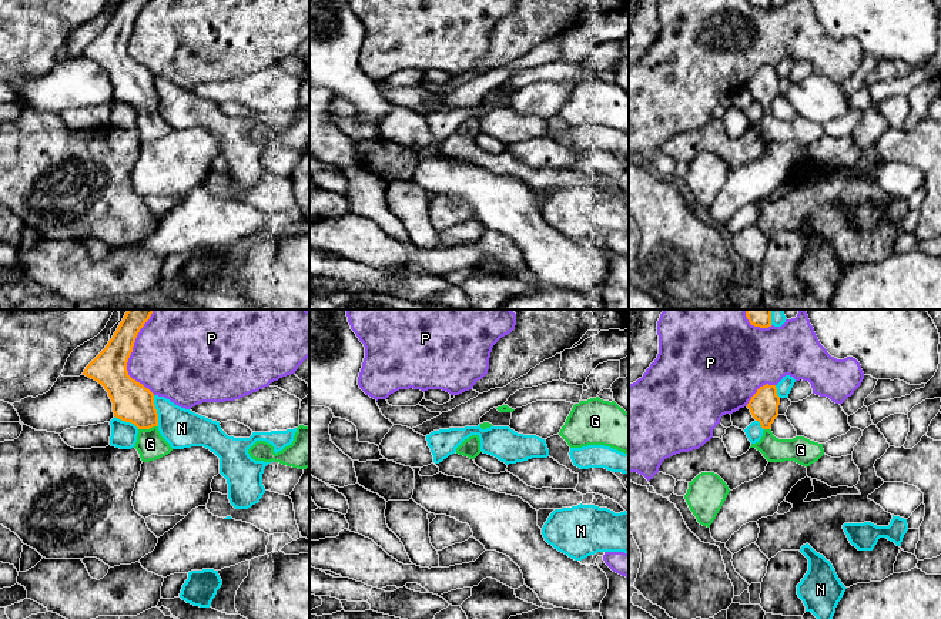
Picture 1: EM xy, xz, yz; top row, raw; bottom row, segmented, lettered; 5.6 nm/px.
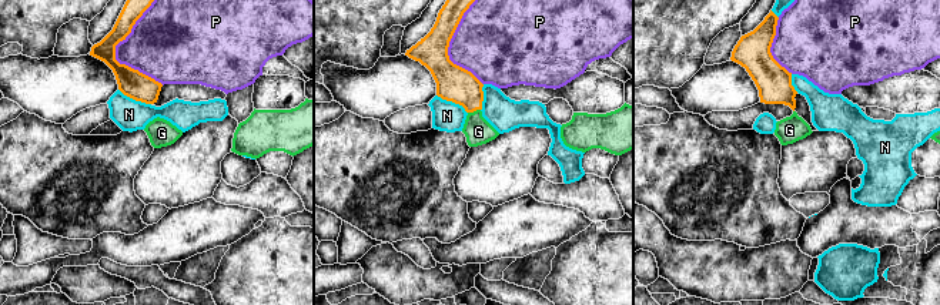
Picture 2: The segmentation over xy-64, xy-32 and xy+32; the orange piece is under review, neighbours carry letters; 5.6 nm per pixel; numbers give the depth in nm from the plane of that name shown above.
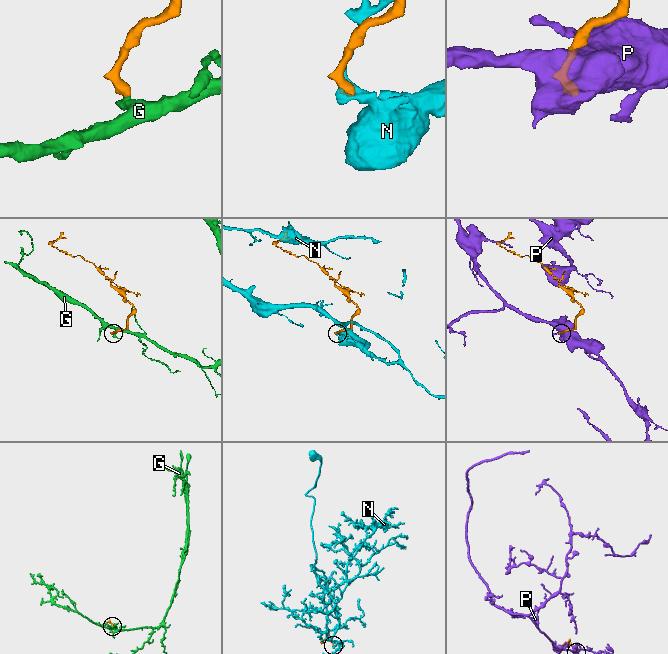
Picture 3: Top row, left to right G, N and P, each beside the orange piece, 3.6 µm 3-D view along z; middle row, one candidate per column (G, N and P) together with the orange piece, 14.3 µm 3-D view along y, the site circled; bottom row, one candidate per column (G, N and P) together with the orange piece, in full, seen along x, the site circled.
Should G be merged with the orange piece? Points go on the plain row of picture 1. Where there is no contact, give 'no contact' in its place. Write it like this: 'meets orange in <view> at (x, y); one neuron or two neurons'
meets orange in xy at (147, 109); one neuron

